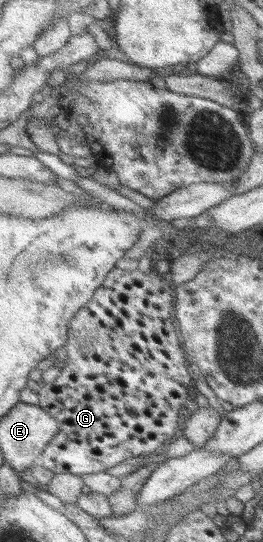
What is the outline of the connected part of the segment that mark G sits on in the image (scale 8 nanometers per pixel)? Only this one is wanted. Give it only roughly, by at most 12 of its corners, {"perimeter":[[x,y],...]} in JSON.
{"perimeter":[[114,267],[75,312],[33,465],[157,452],[197,390],[173,288]]}

